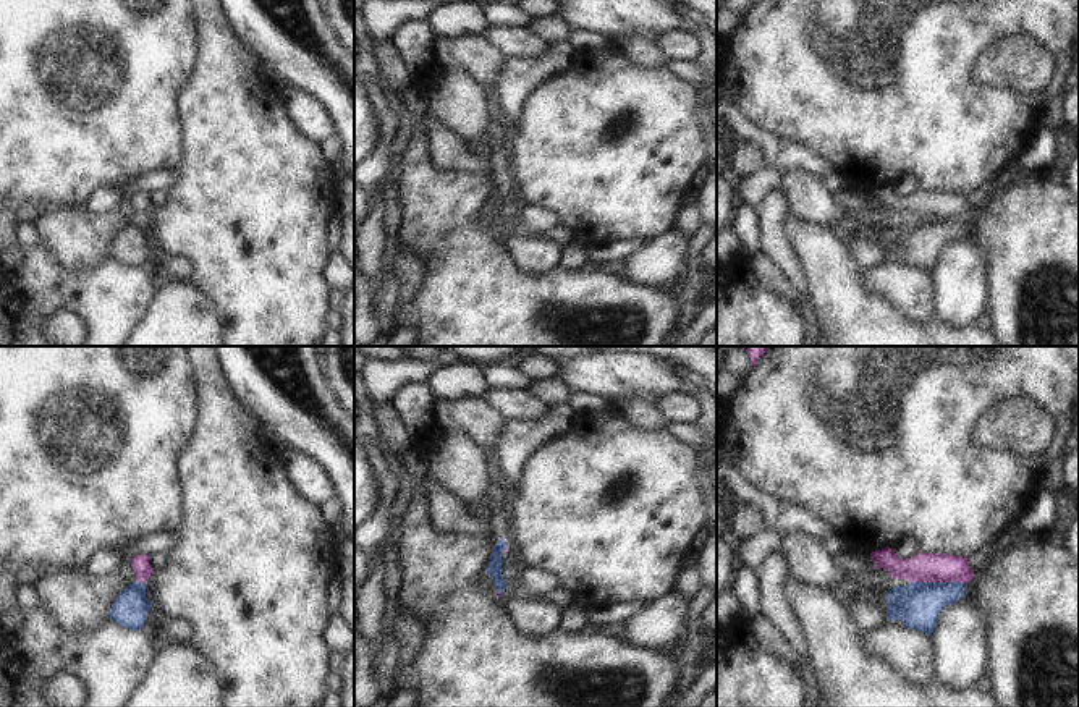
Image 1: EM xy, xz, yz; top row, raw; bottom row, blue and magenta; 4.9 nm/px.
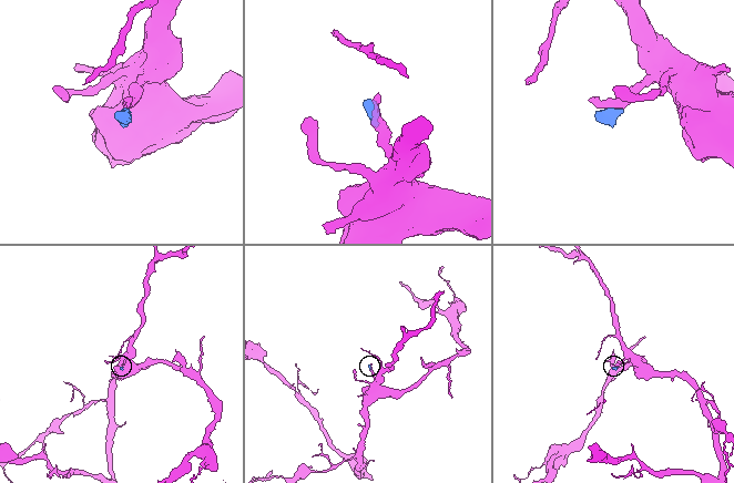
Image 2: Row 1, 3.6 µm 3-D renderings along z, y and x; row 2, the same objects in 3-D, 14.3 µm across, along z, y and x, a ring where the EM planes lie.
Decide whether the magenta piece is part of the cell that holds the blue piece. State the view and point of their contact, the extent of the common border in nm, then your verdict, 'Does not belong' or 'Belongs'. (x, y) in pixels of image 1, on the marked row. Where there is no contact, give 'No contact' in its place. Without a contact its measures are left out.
Touches blue at yz (939, 583). Shared border 280 nm. Does not belong

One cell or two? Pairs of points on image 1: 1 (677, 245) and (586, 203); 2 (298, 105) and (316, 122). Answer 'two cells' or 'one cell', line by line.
1: two cells
2: one cell

